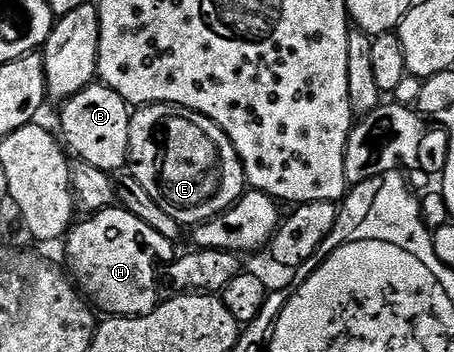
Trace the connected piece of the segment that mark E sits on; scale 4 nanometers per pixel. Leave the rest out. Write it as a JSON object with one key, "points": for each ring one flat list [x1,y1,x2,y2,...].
{"points":[[150,103,148,105,141,105,130,114,129,162,127,164,127,171,128,174,135,177,135,181,139,181,139,185,143,185,143,189,147,189,147,194,155,200,155,205,159,205,159,209,163,209,163,213,167,213,167,217,171,217,175,222,182,225,205,223,208,219,213,219,216,215,223,214,229,207,234,207,247,190,245,170,241,164,241,158,235,149,235,145,231,145,227,133,223,133,223,129,219,129,219,125,215,125,215,121,211,121,205,115,200,115,198,111,192,111,186,107,177,107,174,103]]}

